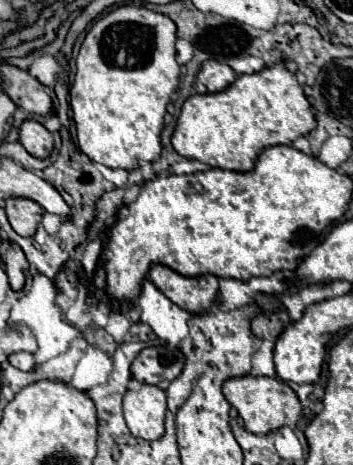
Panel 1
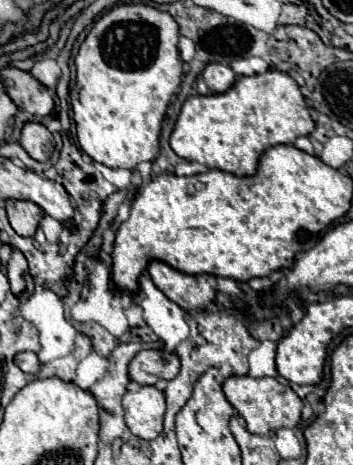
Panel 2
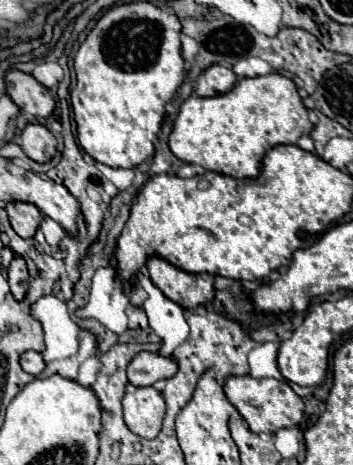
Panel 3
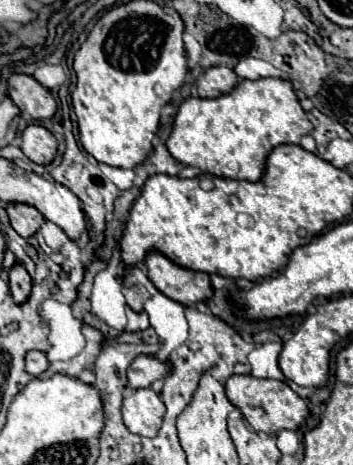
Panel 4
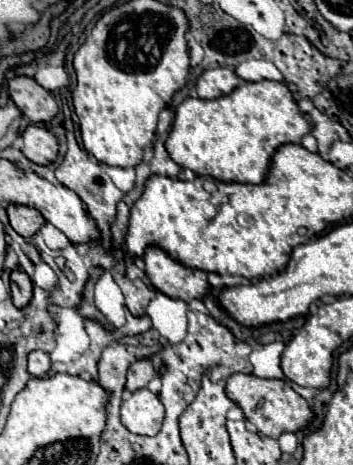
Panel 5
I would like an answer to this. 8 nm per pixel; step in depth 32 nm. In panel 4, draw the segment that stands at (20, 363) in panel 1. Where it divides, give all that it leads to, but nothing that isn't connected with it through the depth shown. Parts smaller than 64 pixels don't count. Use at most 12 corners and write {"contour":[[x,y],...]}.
{"contour":[[28,352],[26,372],[40,376],[48,368],[44,352]]}

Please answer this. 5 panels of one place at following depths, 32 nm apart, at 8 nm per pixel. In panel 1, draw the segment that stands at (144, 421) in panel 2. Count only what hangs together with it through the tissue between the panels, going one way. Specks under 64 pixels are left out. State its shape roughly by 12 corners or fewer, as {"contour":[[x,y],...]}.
{"contour":[[142,384],[124,394],[130,432],[144,440],[164,434],[166,392]]}

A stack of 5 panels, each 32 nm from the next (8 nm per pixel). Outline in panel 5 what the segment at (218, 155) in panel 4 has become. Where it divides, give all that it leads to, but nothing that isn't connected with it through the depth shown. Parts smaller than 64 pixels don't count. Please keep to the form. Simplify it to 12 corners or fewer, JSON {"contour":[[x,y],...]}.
{"contour":[[284,82],[186,98],[166,150],[196,176],[262,184],[312,124]]}

